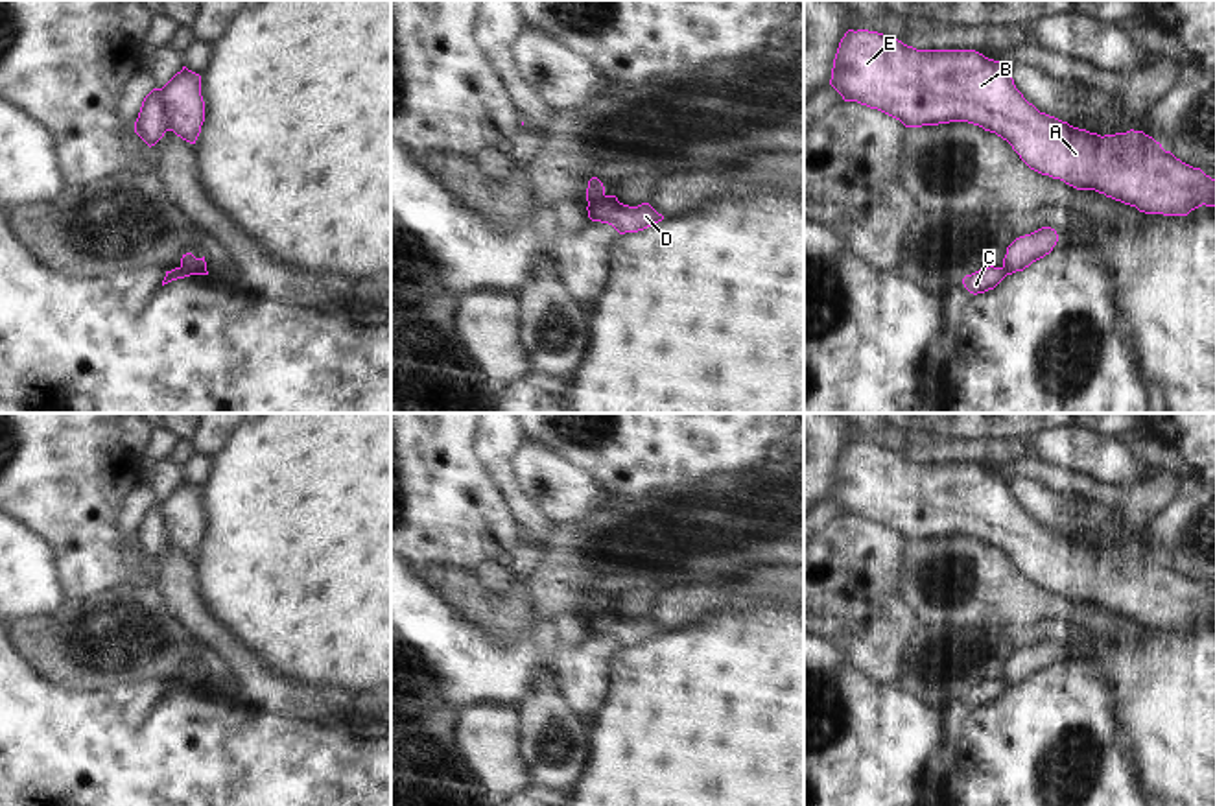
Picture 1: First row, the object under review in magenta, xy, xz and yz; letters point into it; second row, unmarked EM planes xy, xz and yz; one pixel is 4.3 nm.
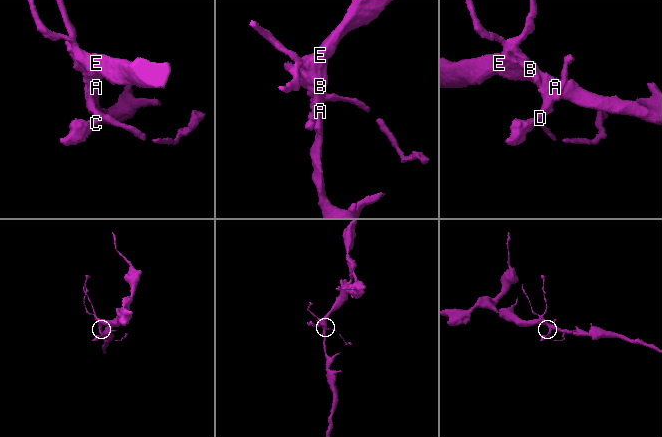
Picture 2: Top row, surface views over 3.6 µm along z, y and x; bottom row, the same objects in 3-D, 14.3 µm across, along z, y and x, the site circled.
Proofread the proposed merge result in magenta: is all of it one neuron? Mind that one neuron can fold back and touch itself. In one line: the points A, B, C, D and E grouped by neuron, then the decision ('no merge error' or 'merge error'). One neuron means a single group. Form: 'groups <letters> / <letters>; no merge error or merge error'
groups A B D E / C; merge error

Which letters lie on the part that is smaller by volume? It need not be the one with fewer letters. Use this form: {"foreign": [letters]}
{"foreign": ["C"]}

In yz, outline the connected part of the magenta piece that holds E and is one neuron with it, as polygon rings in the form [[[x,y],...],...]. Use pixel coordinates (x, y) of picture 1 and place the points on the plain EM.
[[[848,443],[839,456],[830,498],[844,515],[857,515],[870,522],[878,522],[900,533],[905,540],[950,535],[979,539],[1007,553],[1031,583],[1060,592],[1077,603],[1095,603],[1106,610],[1136,620],[1145,627],[1187,629],[1202,618],[1215,620],[1215,592],[1206,588],[1200,581],[1182,575],[1143,544],[1130,542],[1127,546],[1101,550],[1040,526],[1016,502],[1014,492],[1003,476],[988,472],[975,463],[916,463],[878,444]]]

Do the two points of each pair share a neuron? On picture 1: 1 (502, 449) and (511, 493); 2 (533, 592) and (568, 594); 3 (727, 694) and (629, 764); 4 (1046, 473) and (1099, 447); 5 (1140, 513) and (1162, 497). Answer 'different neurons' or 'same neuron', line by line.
1: same neuron
2: same neuron
3: same neuron
4: different neurons
5: same neuron

